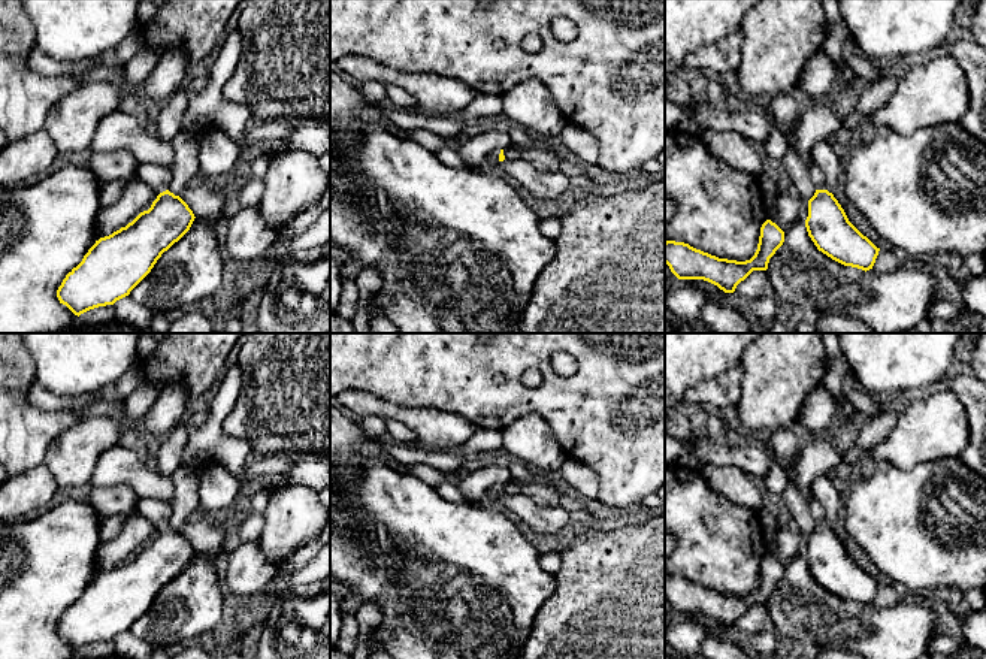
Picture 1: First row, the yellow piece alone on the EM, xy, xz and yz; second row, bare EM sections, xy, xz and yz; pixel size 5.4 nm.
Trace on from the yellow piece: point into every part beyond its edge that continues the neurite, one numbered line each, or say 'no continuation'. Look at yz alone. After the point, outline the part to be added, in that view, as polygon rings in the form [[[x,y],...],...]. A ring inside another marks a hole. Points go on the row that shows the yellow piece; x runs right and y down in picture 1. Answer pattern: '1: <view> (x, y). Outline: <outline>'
1: yz (819, 120). Outline: [[[813,100],[804,109],[801,121],[796,127],[781,130],[789,148],[793,148],[808,167],[816,190],[826,190],[826,178],[814,163],[811,148],[817,142],[828,139],[829,134],[841,126],[843,121],[828,102]]]

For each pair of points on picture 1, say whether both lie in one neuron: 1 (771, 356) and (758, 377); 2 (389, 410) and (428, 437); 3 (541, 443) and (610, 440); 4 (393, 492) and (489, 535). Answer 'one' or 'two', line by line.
1: one
2: one
3: two
4: one

